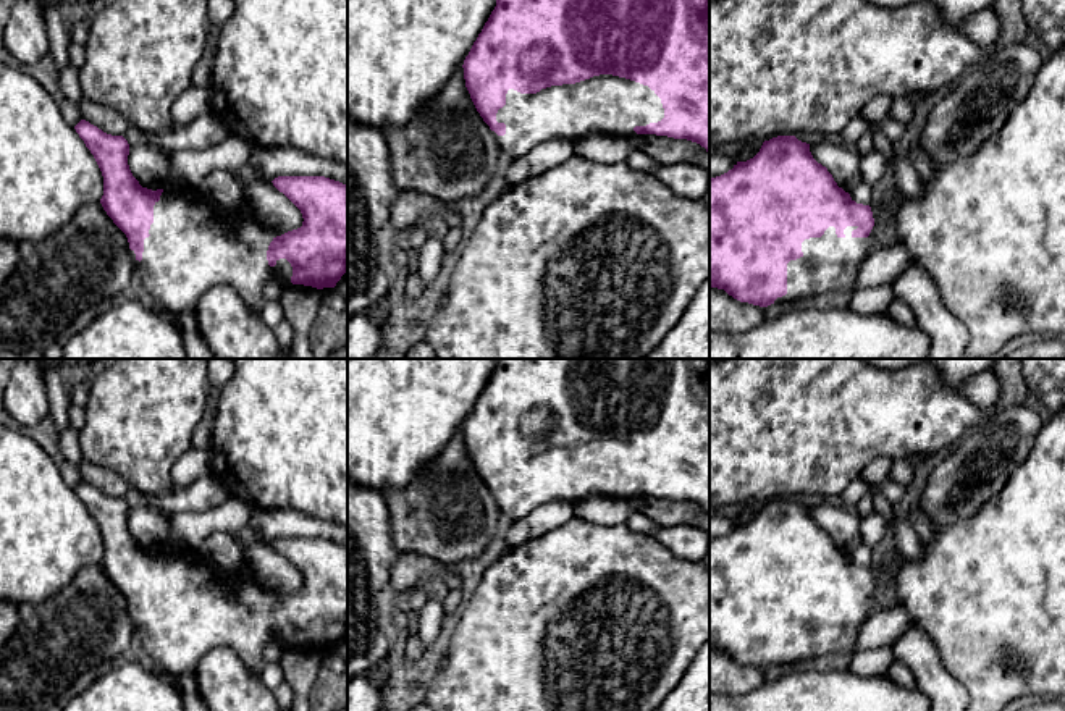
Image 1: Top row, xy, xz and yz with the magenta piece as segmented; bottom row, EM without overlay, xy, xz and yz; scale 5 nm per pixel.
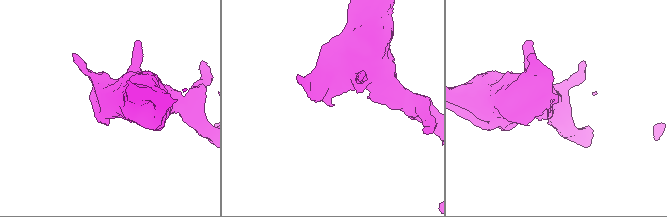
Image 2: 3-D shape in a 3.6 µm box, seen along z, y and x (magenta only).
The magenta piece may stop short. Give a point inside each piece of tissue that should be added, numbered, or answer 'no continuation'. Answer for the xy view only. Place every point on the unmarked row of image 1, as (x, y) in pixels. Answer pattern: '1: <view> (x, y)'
1: xy (191, 610)

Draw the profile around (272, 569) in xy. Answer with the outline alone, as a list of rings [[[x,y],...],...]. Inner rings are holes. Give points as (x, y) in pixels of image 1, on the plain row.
[[[272,543],[247,545],[244,562],[265,587],[281,590],[286,595],[302,588],[301,572]]]

